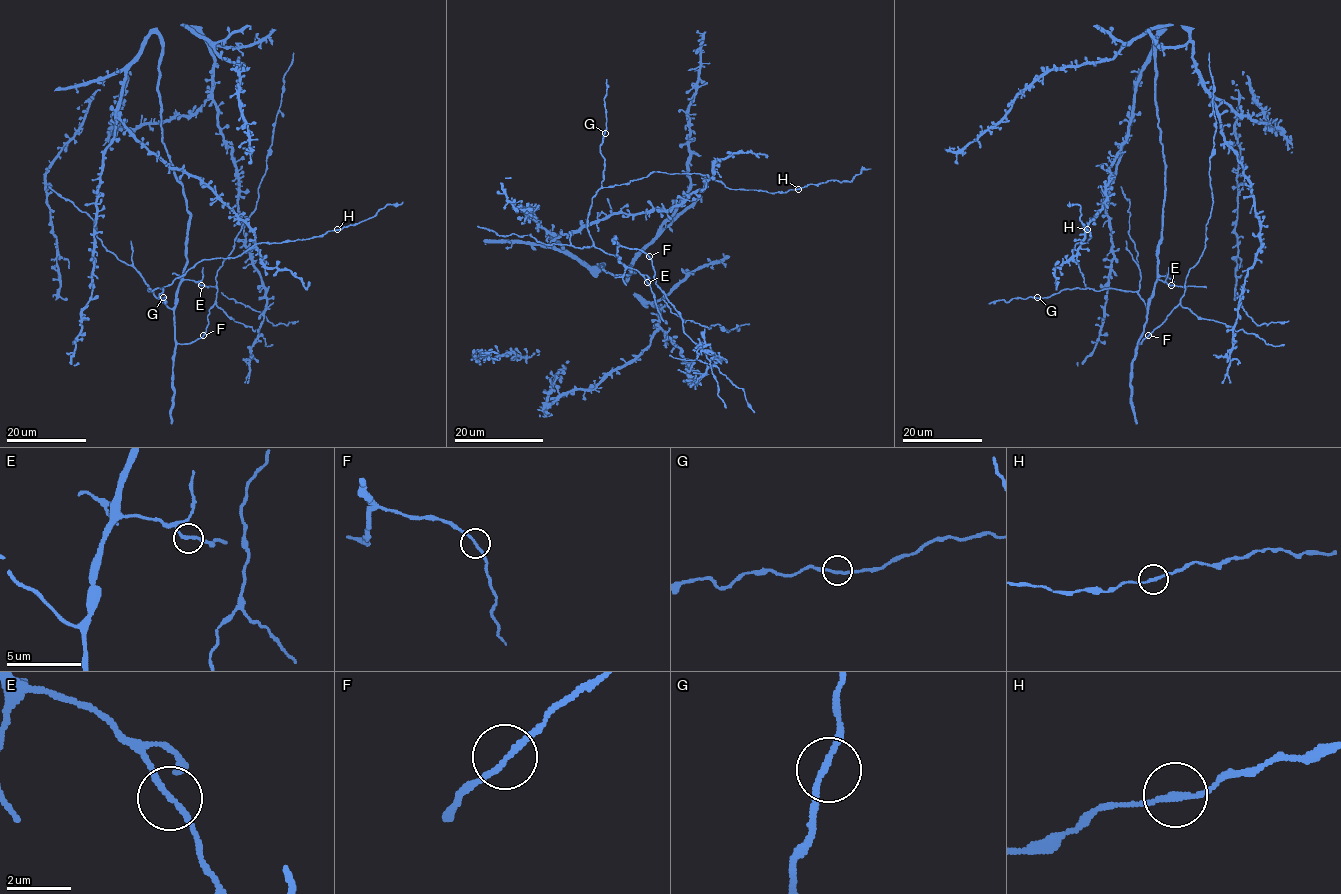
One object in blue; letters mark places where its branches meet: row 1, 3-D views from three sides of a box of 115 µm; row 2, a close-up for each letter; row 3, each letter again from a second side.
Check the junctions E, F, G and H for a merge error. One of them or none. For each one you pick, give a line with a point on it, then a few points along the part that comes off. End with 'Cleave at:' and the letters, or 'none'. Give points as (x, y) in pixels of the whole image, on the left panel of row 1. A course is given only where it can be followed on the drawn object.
Cleave at: none

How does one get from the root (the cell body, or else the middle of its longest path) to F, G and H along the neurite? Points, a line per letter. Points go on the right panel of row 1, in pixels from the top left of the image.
F: (1169, 313), (1148, 335)
G: (1169, 313), (1139, 343), (1146, 320), (1146, 306), (1135, 291), (1064, 288), (1047, 297), (1037, 297)
H: (1169, 313), (1138, 342), (1146, 320), (1140, 296), (1086, 288), (1071, 259), (1074, 245), (1090, 238), (1087, 229)

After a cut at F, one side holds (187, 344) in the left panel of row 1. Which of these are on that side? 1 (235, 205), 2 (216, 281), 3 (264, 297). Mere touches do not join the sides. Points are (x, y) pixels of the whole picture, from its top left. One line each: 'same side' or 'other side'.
1: same side
2: other side
3: same side

